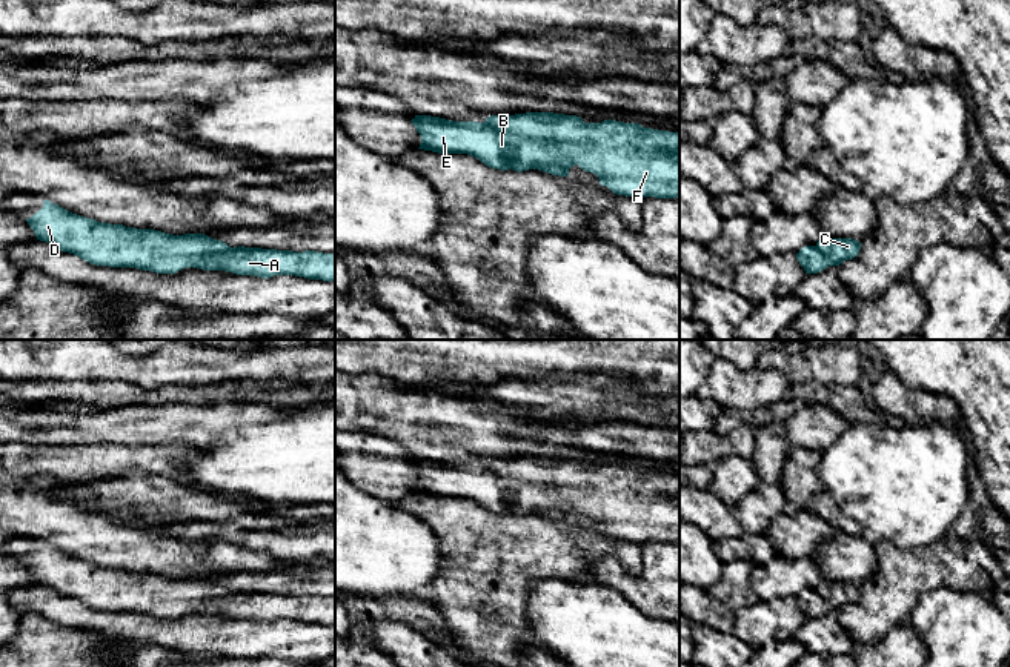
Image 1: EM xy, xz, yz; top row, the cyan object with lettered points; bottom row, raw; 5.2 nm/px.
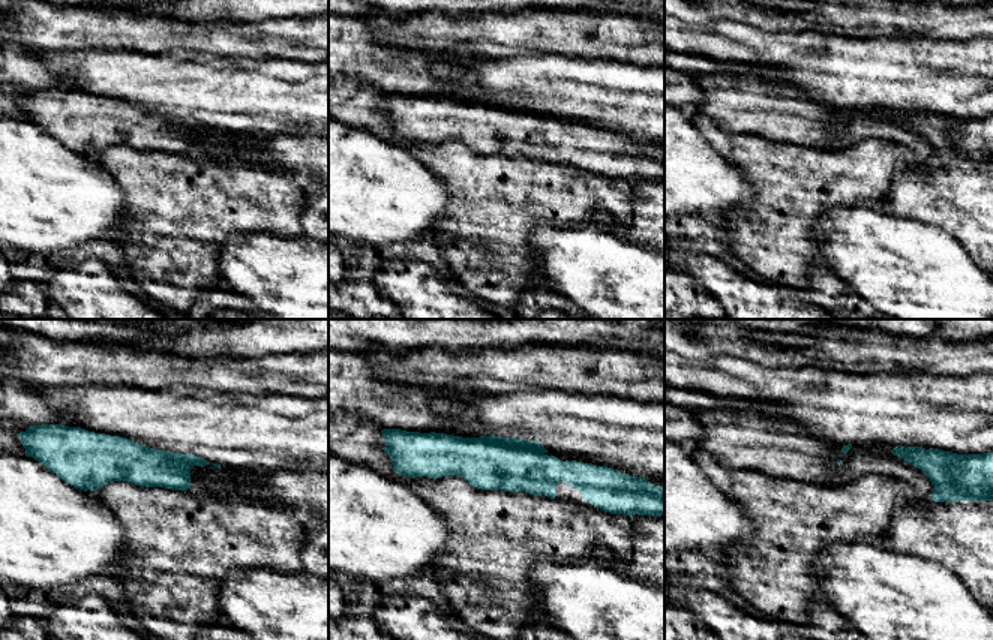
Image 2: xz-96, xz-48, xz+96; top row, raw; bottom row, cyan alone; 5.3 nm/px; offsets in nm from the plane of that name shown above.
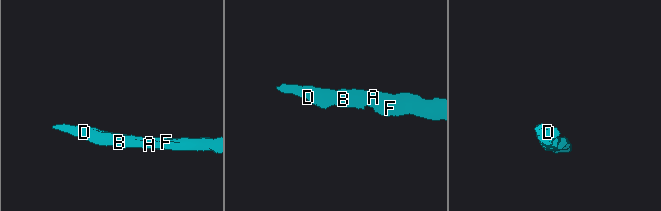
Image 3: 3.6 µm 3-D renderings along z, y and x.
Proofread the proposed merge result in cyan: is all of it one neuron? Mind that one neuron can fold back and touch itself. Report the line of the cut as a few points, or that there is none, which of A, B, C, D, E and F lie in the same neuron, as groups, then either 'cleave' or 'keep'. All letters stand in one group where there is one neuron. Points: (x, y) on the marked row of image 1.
no cut | A B C D E F | keep

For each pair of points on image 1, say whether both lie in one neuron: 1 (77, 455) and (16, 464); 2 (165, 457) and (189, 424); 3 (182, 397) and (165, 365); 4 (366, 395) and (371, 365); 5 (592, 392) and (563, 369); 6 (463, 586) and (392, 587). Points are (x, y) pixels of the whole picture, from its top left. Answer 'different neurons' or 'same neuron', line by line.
1: same neuron
2: different neurons
3: different neurons
4: different neurons
5: different neurons
6: different neurons

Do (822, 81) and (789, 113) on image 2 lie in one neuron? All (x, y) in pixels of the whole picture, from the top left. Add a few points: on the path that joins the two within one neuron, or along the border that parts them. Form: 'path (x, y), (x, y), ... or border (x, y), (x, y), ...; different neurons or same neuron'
border (803, 89), (810, 96), (836, 104), (840, 108); different neurons

